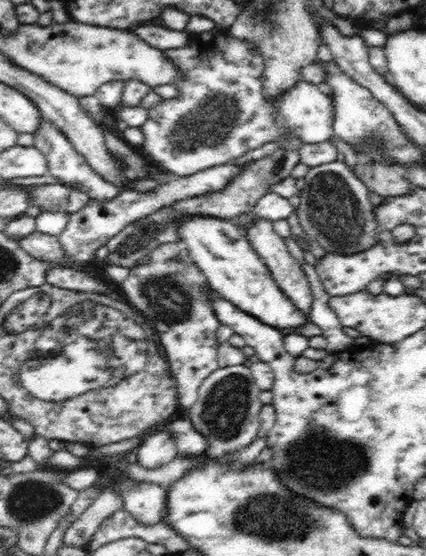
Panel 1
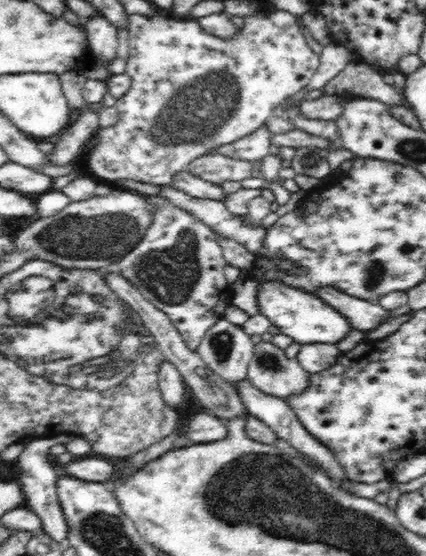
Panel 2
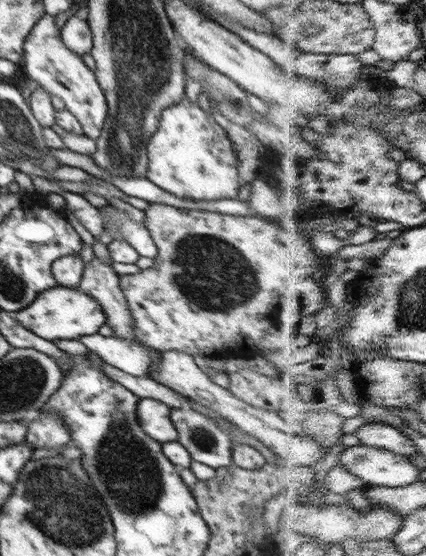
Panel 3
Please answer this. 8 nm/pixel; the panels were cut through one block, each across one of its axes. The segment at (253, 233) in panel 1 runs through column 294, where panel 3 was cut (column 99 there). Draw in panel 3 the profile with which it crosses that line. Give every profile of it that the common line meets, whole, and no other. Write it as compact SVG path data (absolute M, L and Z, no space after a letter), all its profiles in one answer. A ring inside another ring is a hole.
M95 256L90 263L86 263L78 288L99 302L108 320L106 324L114 331L114 337L142 345L134 336L132 312L122 292L119 275L110 262L102 262Z

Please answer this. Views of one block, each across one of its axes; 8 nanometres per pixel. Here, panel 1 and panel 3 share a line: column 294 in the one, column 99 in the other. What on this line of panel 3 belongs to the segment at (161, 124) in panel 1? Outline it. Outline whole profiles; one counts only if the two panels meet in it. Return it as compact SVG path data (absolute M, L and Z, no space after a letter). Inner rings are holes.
M45 13L32 27L26 37L23 60L20 62L30 79L40 83L51 96L60 97L65 109L69 110L83 128L83 134L96 140L108 114L108 103L100 88L95 72L82 61L82 57L62 42L61 31L56 27L55 15Z

